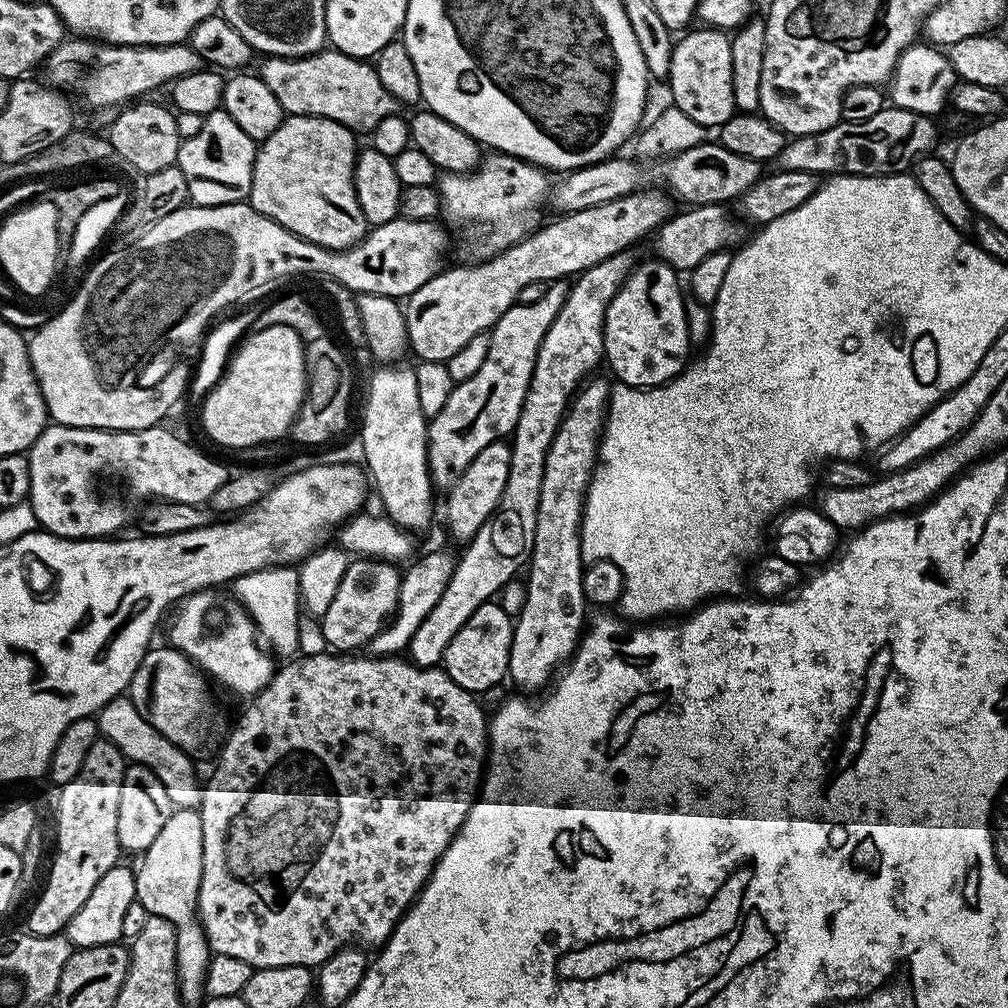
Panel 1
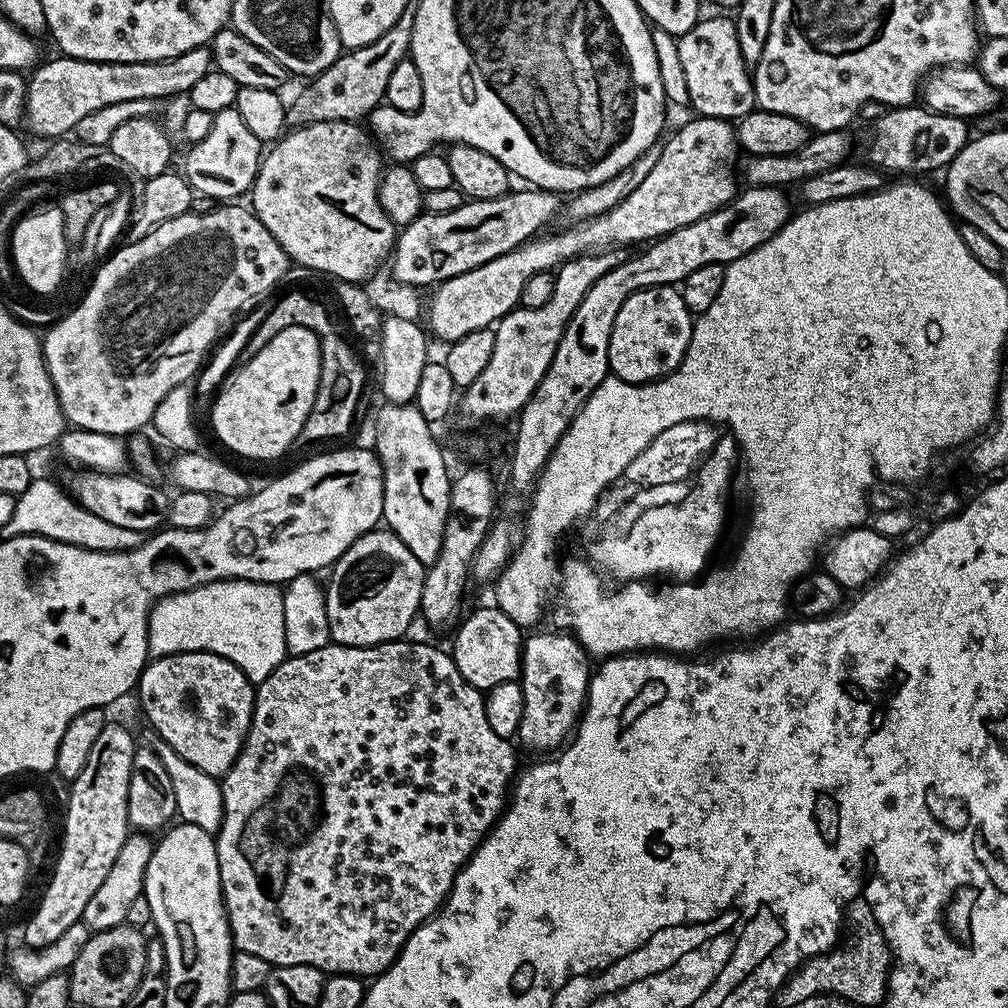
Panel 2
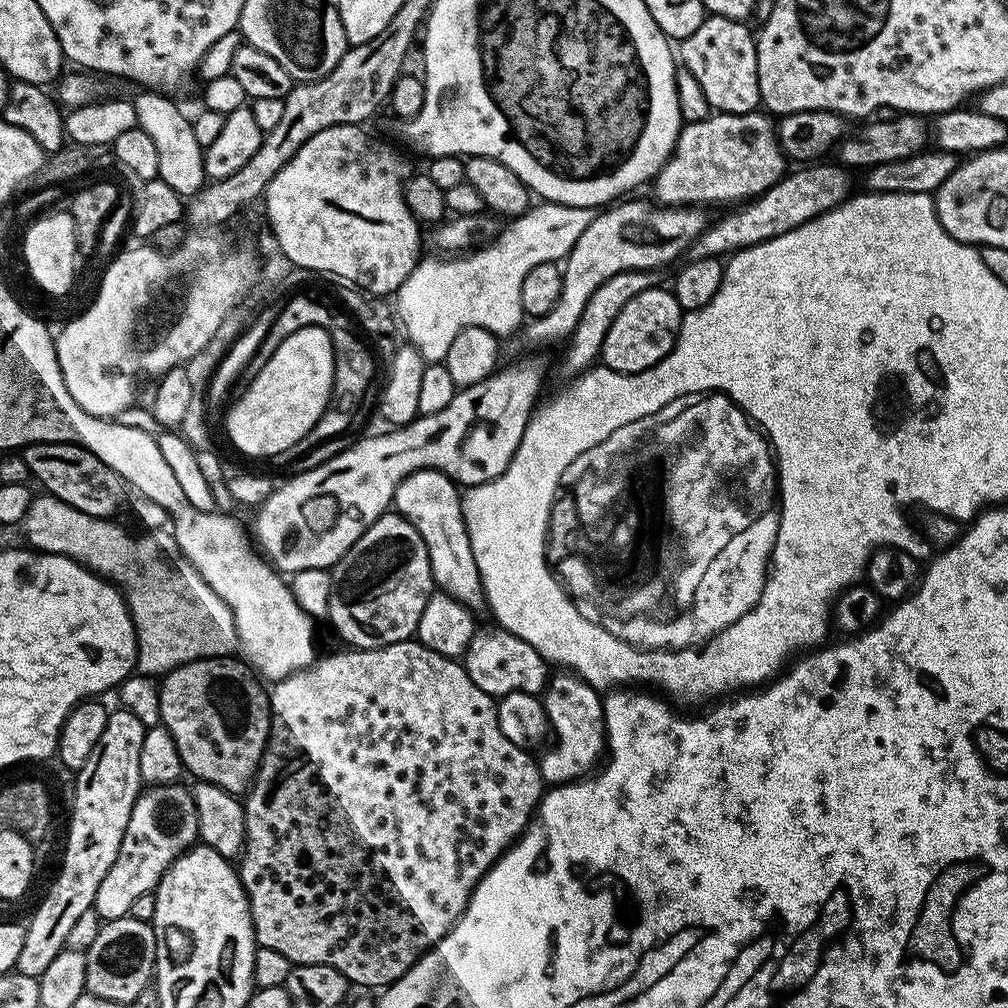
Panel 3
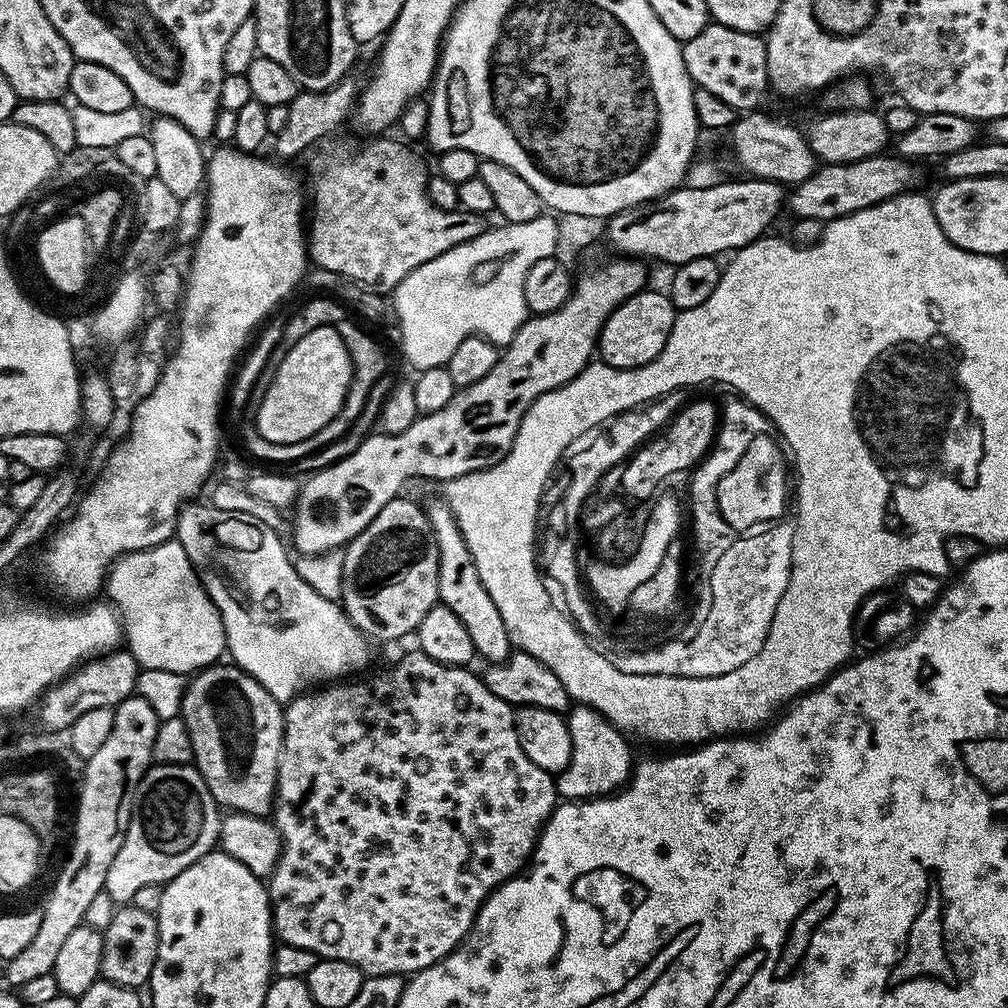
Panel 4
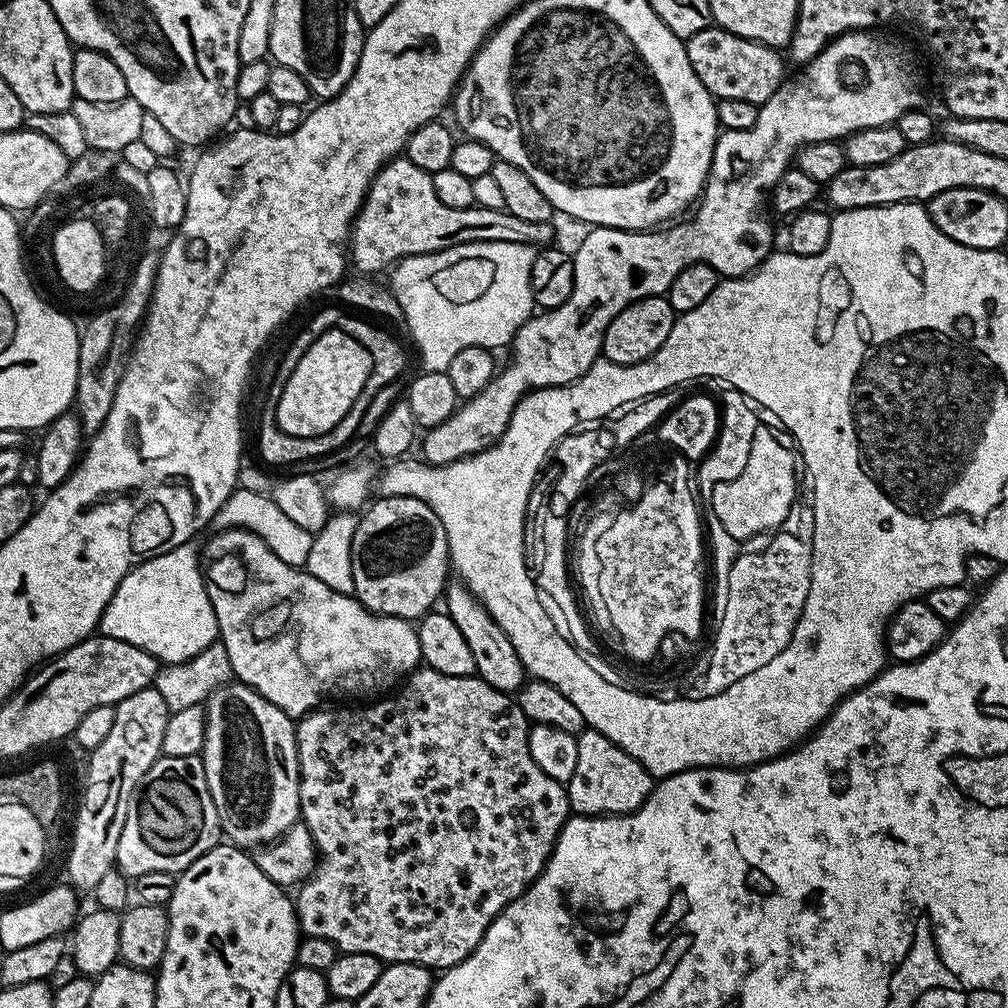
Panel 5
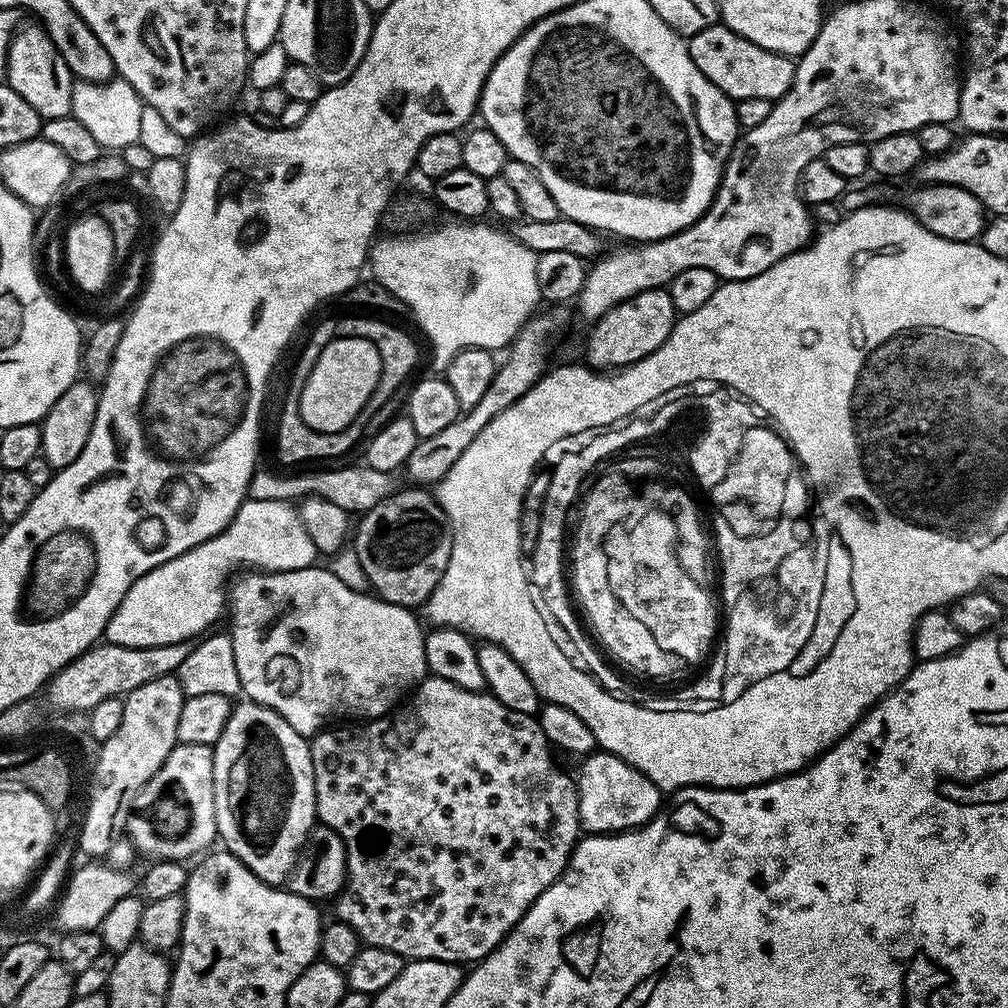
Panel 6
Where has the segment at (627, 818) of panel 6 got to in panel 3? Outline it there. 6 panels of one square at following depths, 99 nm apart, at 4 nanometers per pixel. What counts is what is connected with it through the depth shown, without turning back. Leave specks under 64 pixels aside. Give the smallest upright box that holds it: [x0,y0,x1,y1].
[538,670,608,786]

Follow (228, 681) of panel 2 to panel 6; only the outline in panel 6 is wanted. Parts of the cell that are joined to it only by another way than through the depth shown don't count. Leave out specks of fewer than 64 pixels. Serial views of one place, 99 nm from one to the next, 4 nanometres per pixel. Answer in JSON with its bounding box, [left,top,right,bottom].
[212,699,318,886]

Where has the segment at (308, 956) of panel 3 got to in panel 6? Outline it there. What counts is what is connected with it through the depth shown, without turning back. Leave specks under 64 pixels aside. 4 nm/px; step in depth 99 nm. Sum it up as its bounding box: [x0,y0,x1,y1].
[311,675,582,966]

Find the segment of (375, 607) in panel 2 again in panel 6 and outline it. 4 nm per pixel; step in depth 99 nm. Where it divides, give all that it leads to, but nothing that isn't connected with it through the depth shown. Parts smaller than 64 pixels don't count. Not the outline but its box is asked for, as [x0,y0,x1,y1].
[354,486,452,610]

